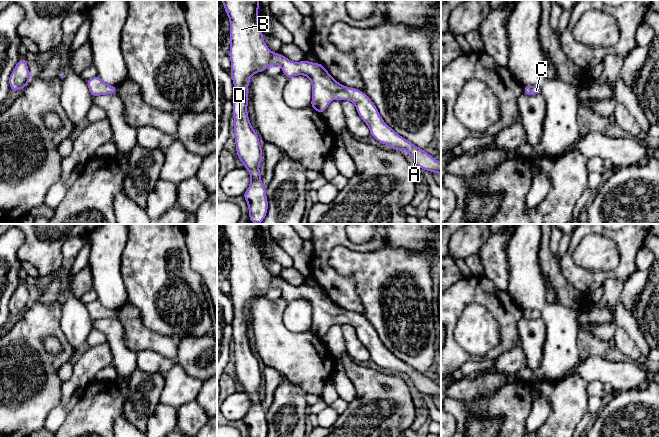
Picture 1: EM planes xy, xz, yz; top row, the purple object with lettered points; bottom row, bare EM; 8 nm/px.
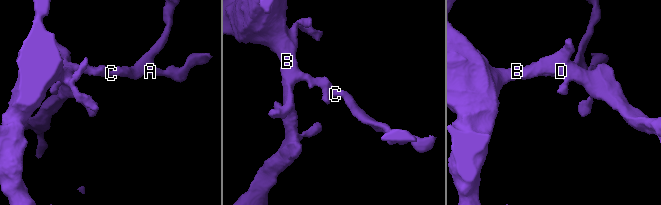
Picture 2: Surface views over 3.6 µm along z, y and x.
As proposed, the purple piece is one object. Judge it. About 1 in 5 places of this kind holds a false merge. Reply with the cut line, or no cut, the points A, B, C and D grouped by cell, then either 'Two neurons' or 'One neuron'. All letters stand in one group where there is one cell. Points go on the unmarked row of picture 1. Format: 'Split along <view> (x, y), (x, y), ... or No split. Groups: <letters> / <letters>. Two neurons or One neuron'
No split. Groups: A B C D. One neuron

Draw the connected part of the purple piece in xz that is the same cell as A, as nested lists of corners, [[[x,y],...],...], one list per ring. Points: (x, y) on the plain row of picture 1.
[[[221,224],[230,245],[229,281],[230,299],[234,307],[233,342],[236,376],[244,392],[249,395],[251,407],[242,419],[247,425],[249,437],[267,437],[266,411],[261,406],[259,389],[263,383],[258,357],[251,350],[247,317],[250,301],[264,296],[271,288],[279,288],[287,303],[306,299],[312,307],[312,331],[322,338],[335,322],[354,327],[360,342],[368,349],[370,359],[378,366],[394,374],[405,373],[418,392],[441,398],[441,387],[396,357],[381,342],[372,324],[361,314],[338,307],[321,287],[307,284],[293,286],[280,277],[271,276],[263,264],[263,256],[257,236],[258,224]]]

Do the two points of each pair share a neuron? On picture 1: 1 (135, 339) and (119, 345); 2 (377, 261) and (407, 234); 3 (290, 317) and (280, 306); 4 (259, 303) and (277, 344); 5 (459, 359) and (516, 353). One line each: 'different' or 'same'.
1: different
2: different
3: different
4: same
5: different

